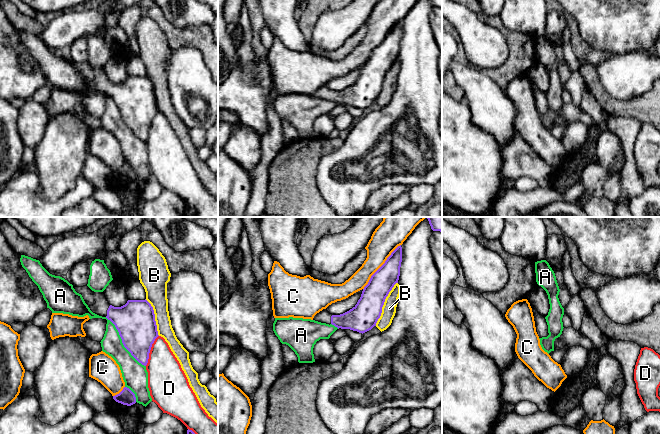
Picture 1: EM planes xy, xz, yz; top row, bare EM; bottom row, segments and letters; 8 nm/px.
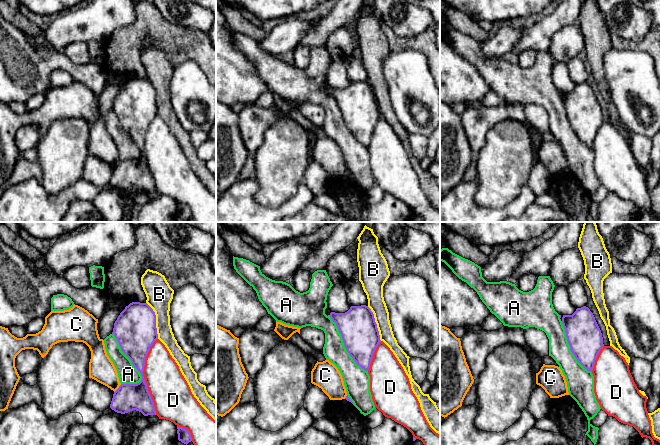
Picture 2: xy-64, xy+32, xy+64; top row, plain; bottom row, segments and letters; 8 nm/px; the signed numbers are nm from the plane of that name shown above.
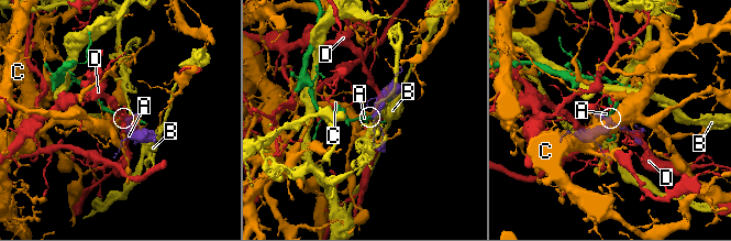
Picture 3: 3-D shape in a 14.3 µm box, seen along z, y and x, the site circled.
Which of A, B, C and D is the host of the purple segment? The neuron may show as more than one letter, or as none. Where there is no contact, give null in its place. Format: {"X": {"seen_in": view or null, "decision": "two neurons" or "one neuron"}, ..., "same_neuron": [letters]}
{"A": {"seen_in": "xy", "decision": "two neurons"}, "B": {"seen_in": "xz", "decision": "two neurons"}, "C": {"seen_in": "xz", "decision": "two neurons"}, "D": {"seen_in": "xy", "decision": "two neurons"}, "same_neuron": []}

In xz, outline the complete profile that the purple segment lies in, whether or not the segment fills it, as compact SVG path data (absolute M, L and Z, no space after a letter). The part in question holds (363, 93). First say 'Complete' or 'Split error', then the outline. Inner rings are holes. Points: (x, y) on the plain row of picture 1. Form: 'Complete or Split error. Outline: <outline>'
Split error. Outline: M400 21L371 52L360 75L352 85L340 91L332 91L327 85L323 85L314 92L313 96L362 110L371 106L381 92L386 73L398 59L401 38L402 23Z

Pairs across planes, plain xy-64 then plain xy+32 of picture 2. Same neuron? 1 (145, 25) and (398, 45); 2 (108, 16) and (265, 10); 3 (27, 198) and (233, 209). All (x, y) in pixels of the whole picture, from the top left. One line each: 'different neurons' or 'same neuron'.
1: same neuron
2: different neurons
3: same neuron

